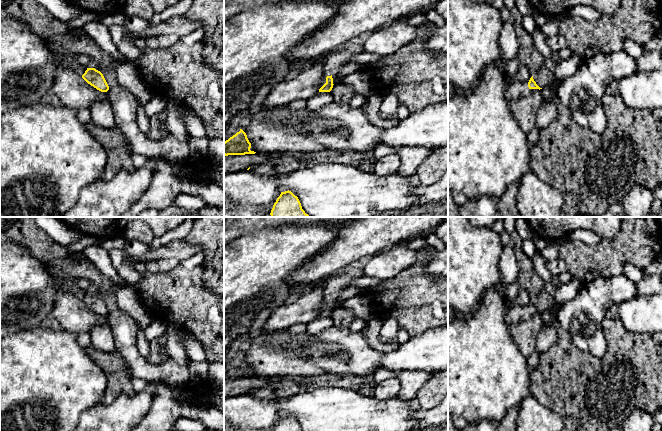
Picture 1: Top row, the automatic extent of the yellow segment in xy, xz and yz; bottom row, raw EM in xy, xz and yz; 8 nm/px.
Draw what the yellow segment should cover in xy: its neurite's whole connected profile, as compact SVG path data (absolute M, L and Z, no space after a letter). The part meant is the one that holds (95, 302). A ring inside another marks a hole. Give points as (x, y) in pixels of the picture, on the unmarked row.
M87 292L85 297L82 299L82 302L88 308L90 308L91 310L93 310L101 316L107 316L109 314L109 310L103 298L95 292Z

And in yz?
M533 300L530 302L528 307L523 307L518 304L508 305L505 312L505 322L508 326L522 323L526 321L530 313L542 313L536 308Z

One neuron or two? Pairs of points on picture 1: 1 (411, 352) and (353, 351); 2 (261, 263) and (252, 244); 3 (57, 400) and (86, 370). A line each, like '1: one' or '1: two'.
1: one
2: one
3: one

